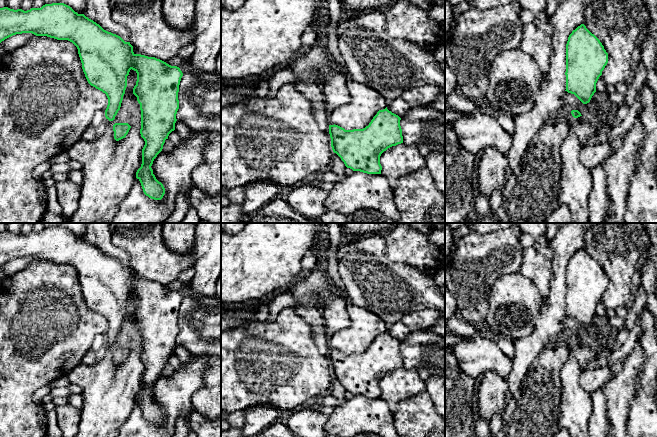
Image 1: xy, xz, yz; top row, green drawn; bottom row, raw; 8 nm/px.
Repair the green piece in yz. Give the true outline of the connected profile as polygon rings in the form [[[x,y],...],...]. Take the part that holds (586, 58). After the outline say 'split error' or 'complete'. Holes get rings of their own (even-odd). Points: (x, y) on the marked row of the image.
[[[581,24],[572,31],[566,44],[565,91],[574,94],[583,104],[589,103],[607,63],[604,46]]]; complete

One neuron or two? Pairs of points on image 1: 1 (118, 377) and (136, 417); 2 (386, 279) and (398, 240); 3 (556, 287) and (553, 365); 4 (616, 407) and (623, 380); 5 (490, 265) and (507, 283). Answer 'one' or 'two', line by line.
1: two
2: two
3: two
4: one
5: two

